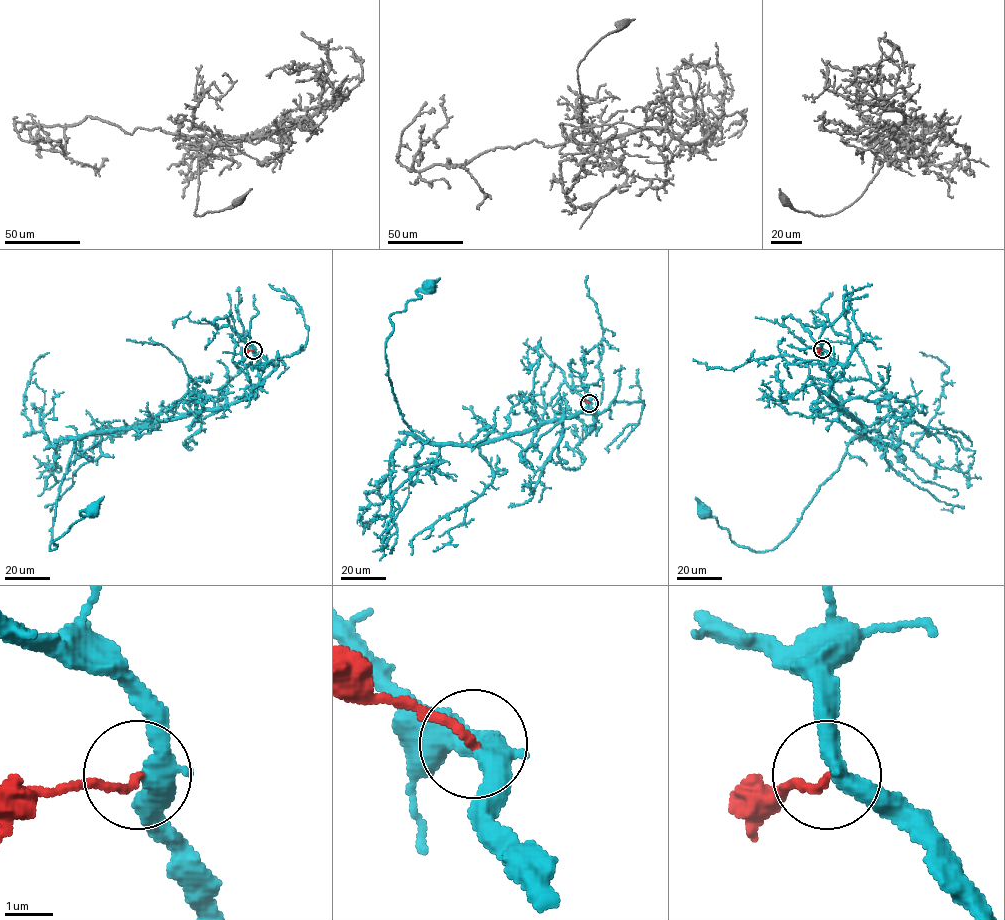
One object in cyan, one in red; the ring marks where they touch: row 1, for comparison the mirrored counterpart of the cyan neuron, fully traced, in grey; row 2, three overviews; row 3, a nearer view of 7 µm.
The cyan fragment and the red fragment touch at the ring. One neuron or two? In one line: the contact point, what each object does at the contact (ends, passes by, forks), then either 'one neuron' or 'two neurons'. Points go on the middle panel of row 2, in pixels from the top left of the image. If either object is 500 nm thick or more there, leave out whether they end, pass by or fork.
place (589, 403); cyan passes by; red ends; one neuron

